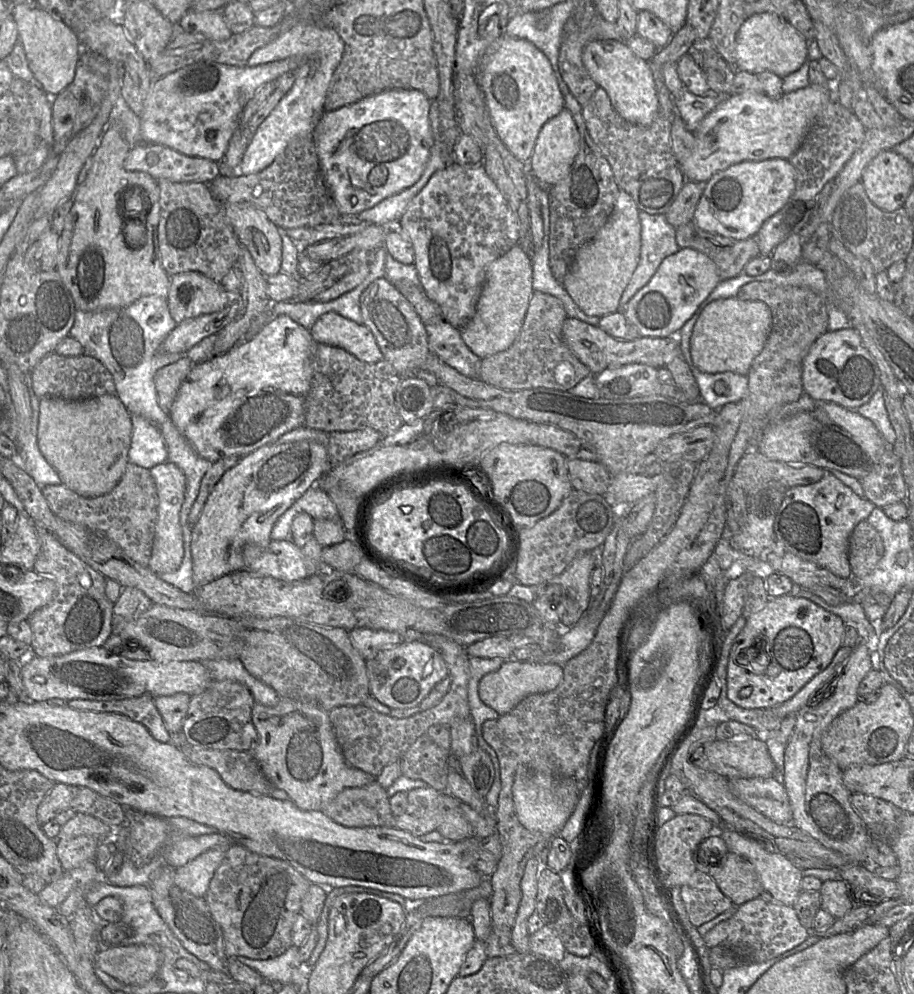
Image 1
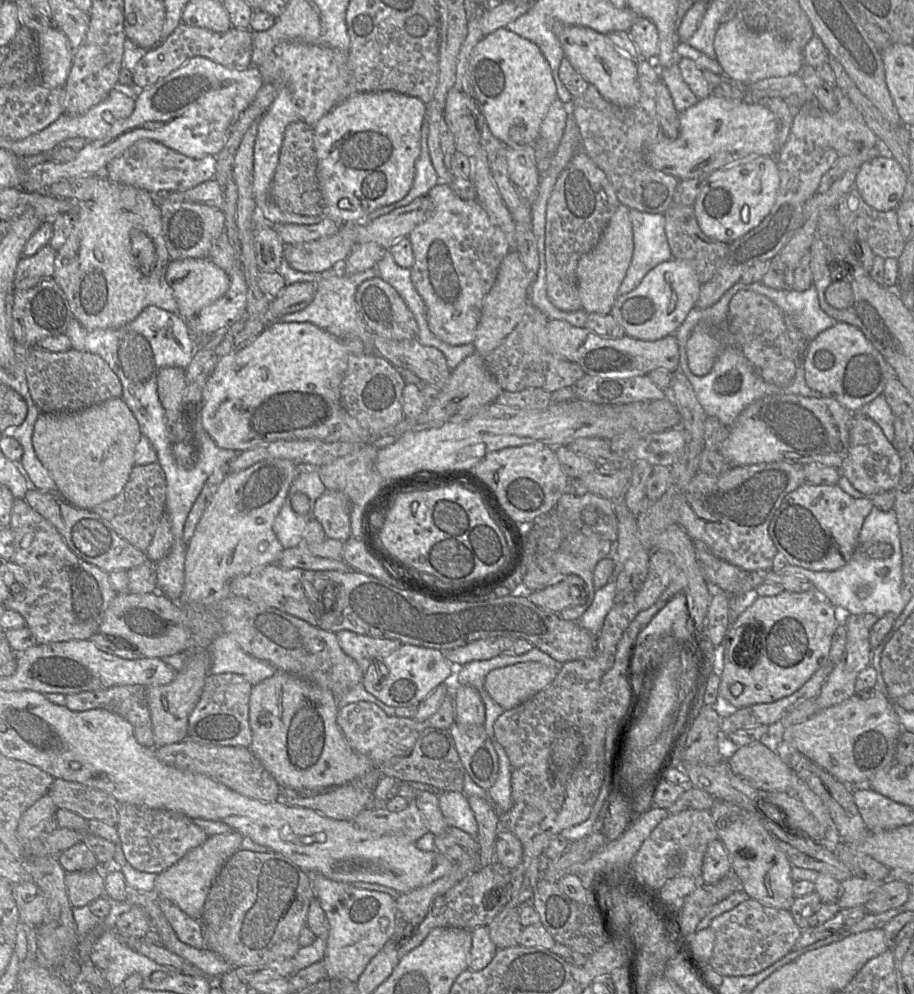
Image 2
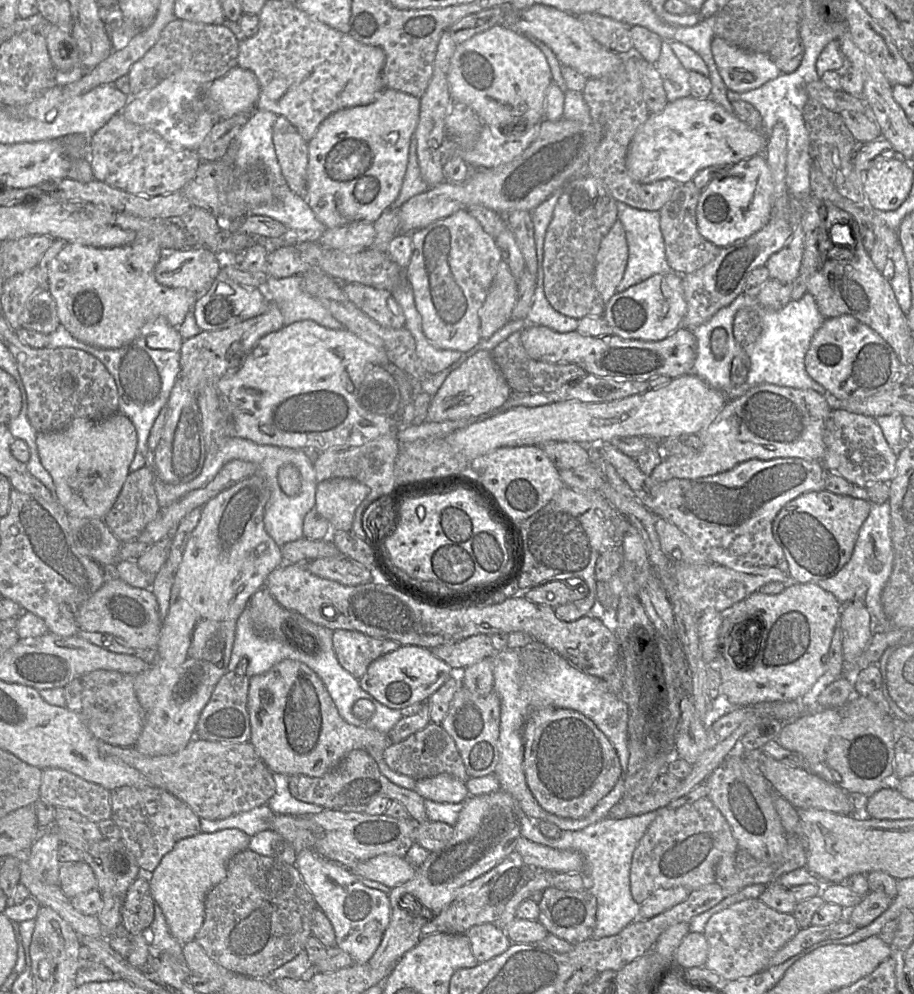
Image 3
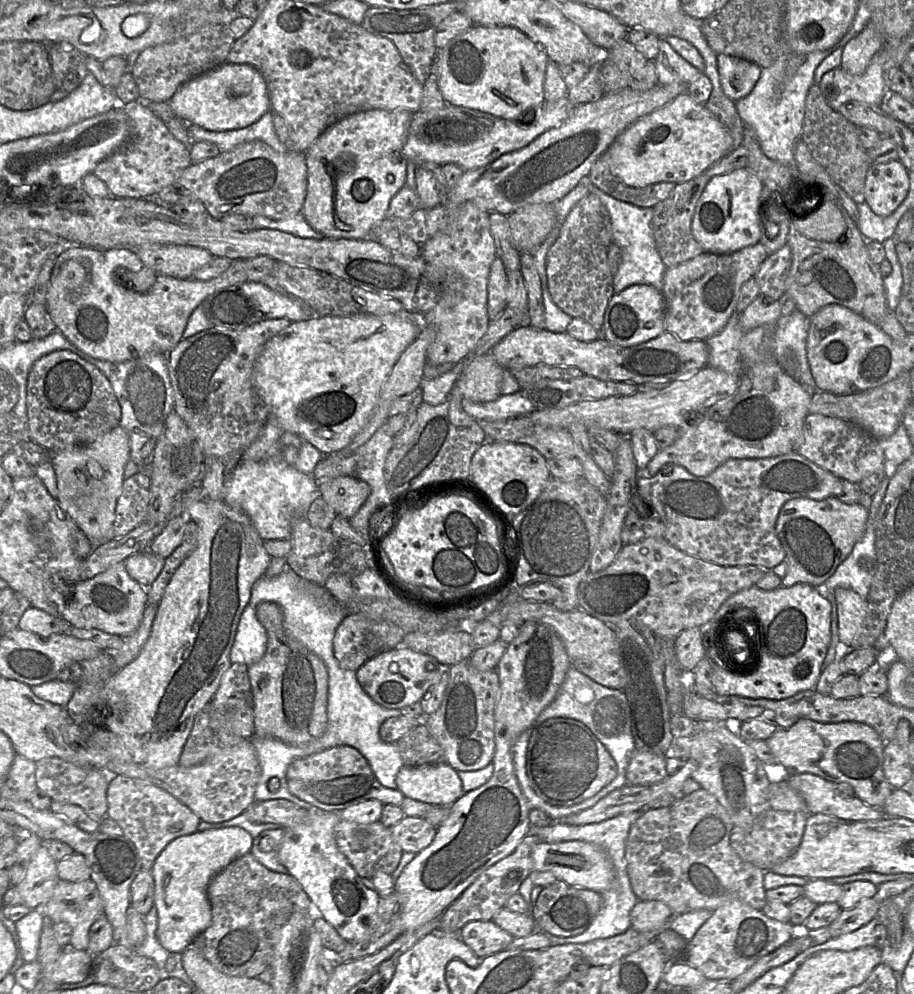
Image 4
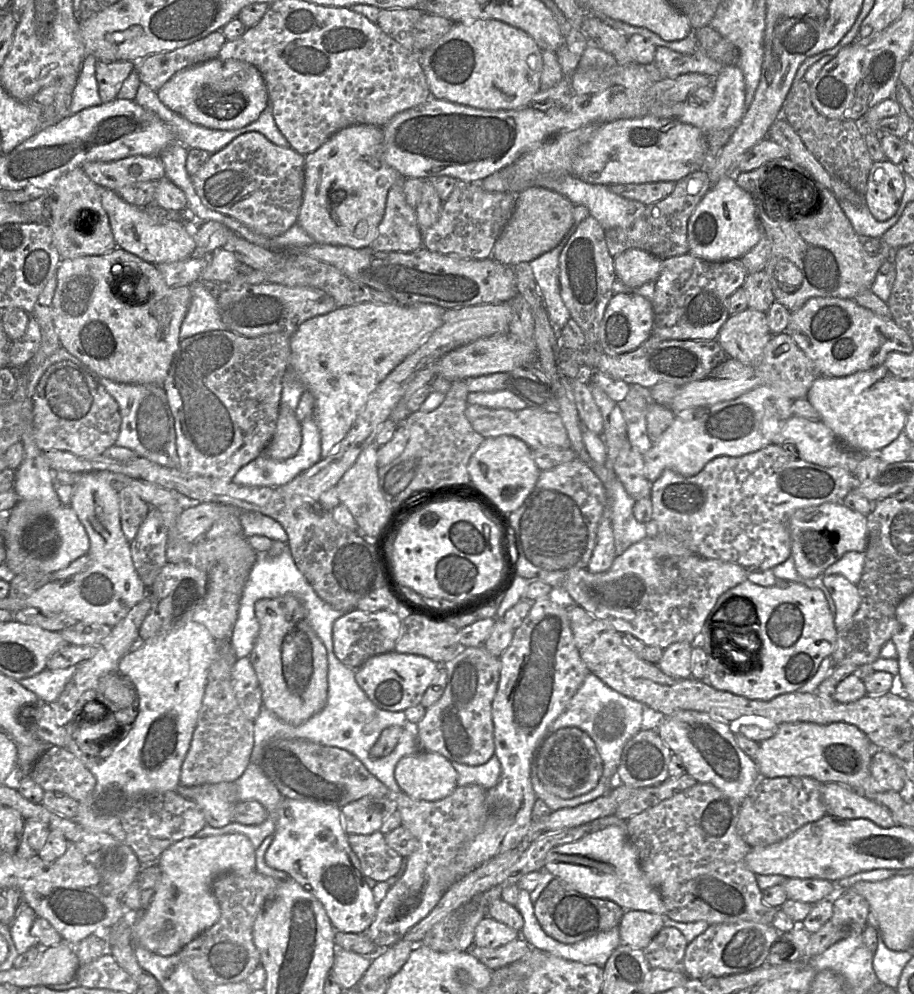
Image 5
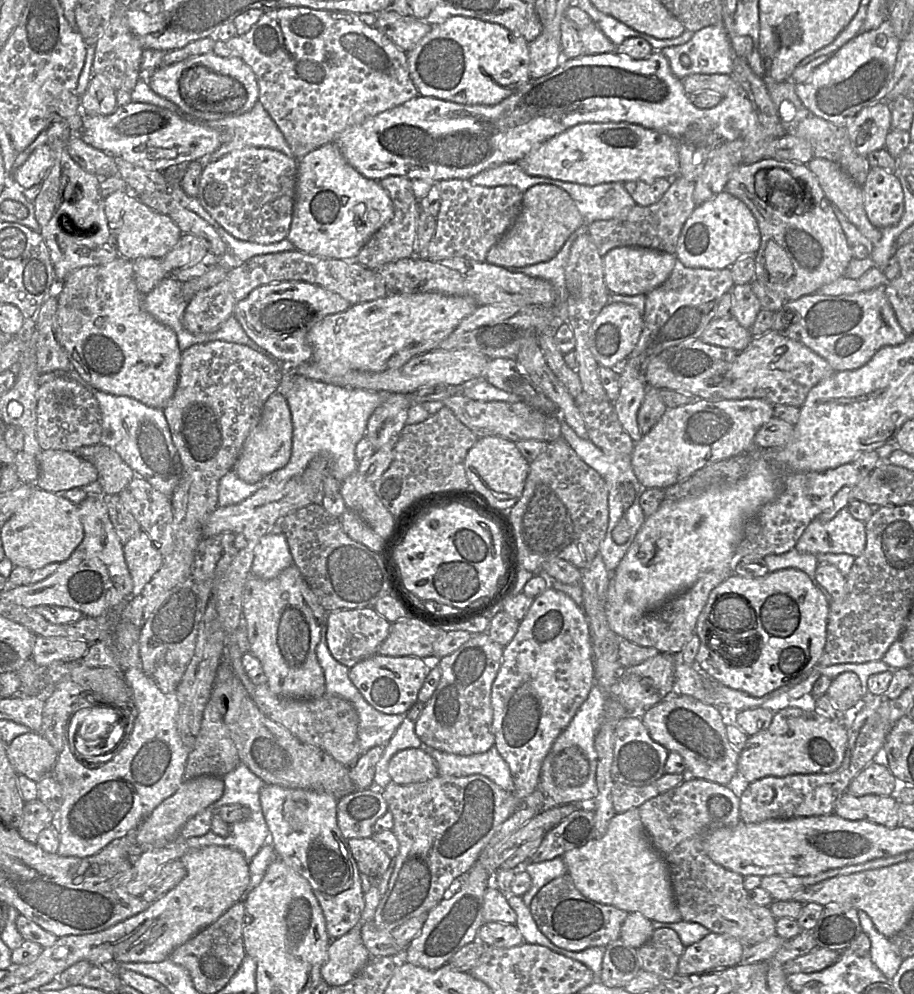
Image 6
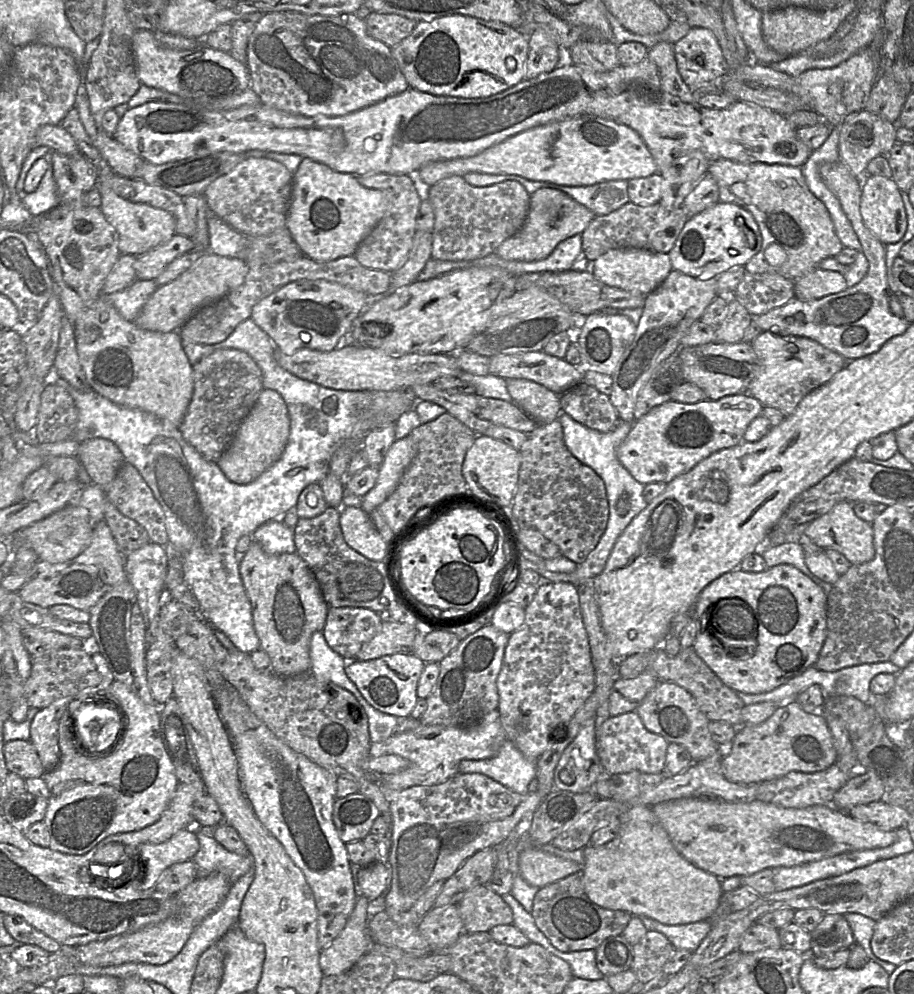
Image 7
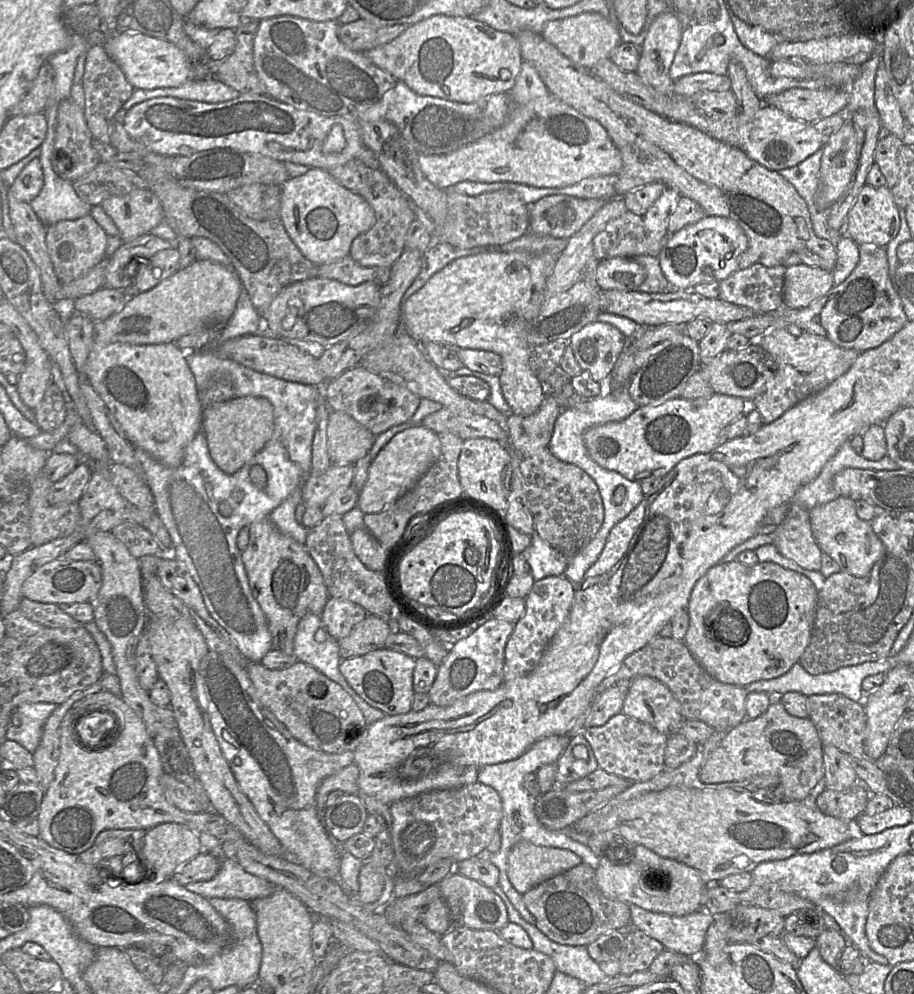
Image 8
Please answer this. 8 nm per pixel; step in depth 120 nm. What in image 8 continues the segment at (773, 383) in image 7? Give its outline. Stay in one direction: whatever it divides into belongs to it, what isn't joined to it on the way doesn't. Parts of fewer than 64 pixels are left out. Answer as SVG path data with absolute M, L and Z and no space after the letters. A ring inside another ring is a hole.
M770 326L766 333L756 339L775 361L777 370L766 390L752 401L754 408L761 414L764 424L780 418L787 410L829 386L844 375L855 363L860 352L840 347L829 339L799 329L795 326Z

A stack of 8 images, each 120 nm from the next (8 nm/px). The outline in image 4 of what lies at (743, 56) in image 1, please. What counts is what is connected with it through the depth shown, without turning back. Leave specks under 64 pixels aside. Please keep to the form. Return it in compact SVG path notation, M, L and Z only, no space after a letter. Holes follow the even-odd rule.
M725 54L717 55L717 66L722 90L734 102L751 93L762 70L753 62Z

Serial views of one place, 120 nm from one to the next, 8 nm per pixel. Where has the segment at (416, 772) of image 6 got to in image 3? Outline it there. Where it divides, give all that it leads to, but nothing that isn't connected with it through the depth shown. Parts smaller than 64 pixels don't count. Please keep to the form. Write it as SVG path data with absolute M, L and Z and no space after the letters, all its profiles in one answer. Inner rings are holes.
M447 773L416 780L413 790L425 800L439 803L464 802L469 797L465 784Z

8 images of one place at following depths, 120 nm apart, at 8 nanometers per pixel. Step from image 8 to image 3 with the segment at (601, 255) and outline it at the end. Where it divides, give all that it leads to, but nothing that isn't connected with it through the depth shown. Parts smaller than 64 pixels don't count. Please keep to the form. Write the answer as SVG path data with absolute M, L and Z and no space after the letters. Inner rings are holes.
M692 181L679 183L660 212L660 229L663 235L666 258L670 267L680 275L692 273L713 261L721 248L706 240L698 231L696 209L702 190Z

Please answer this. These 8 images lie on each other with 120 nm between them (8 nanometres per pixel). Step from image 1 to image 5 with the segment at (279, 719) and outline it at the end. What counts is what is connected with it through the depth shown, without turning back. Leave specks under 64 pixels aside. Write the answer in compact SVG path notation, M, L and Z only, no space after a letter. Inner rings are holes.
M293 595L259 599L254 604L254 614L259 632L249 657L261 687L262 705L284 722L300 725L327 702L325 647L311 628L304 606Z

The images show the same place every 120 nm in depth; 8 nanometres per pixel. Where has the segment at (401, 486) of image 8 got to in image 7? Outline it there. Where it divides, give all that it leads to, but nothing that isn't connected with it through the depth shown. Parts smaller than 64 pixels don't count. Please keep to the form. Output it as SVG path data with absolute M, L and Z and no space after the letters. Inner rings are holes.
M410 434L395 440L378 468L374 486L361 497L361 509L370 513L396 489L405 469L416 455L417 447Z

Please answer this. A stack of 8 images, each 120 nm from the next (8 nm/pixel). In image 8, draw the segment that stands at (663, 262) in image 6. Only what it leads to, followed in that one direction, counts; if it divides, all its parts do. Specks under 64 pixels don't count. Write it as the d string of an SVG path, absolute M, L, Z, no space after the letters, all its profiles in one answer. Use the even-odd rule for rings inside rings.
M613 257L597 266L596 280L602 290L636 291L644 279L644 268L633 258Z

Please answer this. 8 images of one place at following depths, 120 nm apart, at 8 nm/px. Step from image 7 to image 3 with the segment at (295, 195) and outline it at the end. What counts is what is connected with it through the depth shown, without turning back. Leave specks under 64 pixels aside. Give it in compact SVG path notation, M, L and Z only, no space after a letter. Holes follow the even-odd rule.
M386 88L370 104L338 110L320 124L308 144L307 188L303 198L326 229L358 221L375 222L392 205L407 171L409 147L419 113L418 97Z

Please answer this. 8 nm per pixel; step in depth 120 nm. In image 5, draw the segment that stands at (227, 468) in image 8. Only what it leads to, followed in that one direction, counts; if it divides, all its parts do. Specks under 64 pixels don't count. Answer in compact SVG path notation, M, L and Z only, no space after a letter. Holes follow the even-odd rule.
M280 407L273 437L264 453L273 460L282 461L296 455L301 445L301 427L295 412Z

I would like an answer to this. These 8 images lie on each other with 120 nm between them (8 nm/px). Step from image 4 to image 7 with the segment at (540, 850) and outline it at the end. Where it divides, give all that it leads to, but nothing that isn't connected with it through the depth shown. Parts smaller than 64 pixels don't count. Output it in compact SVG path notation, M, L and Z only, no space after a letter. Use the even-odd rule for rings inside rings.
M649 806L630 807L621 817L617 836L604 845L583 848L583 888L596 905L648 917L666 925L709 920L723 893L721 879L694 866L674 848Z

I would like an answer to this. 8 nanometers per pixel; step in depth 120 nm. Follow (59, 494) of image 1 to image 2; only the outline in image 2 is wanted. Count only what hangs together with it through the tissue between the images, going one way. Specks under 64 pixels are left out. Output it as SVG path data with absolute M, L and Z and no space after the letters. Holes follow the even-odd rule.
M157 462L134 466L122 491L116 497L95 506L92 511L109 522L120 537L145 553L165 513L165 499L165 474Z

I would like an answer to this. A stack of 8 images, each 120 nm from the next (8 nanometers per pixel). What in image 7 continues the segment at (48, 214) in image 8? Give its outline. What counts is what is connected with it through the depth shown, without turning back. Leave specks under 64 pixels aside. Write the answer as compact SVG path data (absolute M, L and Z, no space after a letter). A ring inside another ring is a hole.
M49 163L38 187L31 193L21 193L21 200L33 217L42 215L59 204L59 196Z

